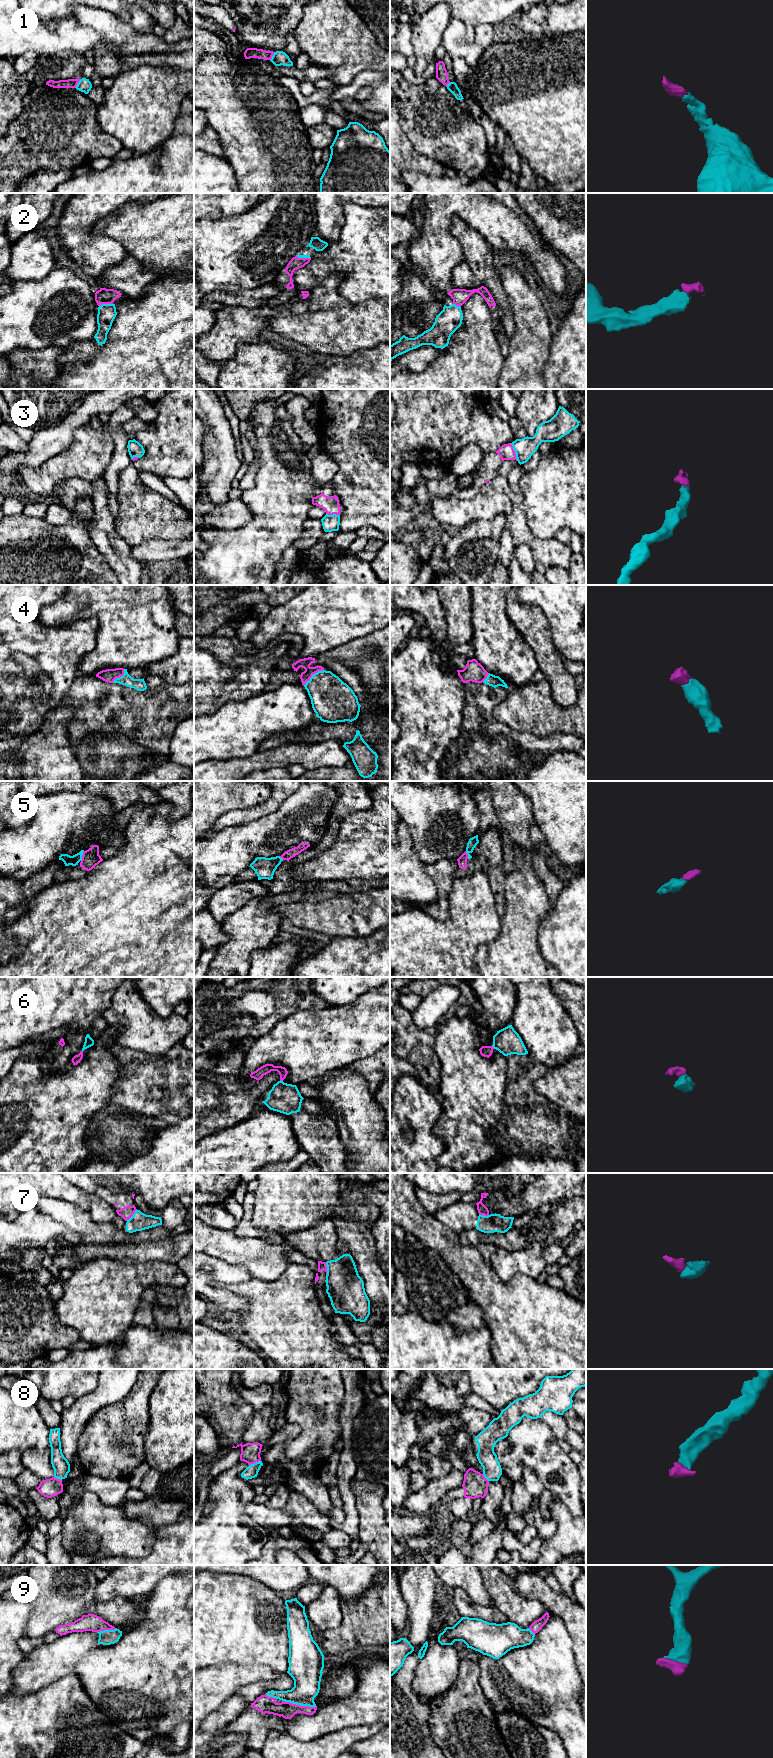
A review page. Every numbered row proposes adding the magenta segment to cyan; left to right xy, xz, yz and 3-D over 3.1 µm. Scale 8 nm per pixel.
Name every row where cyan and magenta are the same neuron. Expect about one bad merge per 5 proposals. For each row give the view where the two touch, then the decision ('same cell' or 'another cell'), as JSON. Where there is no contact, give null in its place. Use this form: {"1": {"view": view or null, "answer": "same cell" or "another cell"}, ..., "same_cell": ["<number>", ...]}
{"1": {"view": "xy", "answer": "same cell"}, "2": {"view": "xy", "answer": "same cell"}, "3": {"view": "yz", "answer": "same cell"}, "4": {"view": "xz", "answer": "same cell"}, "5": {"view": "xy", "answer": "same cell"}, "6": {"view": "yz", "answer": "same cell"}, "7": {"view": "xz", "answer": "another cell"}, "8": {"view": "xz", "answer": "same cell"}, "9": {"view": "xz", "answer": "same cell"}, "same_cell": ["1", "2", "3", "4", "5", "6", "8", "9"]}

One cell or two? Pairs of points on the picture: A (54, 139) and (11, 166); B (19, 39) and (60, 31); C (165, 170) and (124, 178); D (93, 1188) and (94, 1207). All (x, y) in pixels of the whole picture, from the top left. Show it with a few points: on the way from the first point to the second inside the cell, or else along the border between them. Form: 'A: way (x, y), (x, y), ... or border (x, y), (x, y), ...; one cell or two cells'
A: way (43, 139), (39, 139), (22, 155); one cell
B: way (29, 38), (50, 38); one cell
C: way (155, 178), (134, 178); one cell
D: border (72, 1183), (95, 1195); two cells

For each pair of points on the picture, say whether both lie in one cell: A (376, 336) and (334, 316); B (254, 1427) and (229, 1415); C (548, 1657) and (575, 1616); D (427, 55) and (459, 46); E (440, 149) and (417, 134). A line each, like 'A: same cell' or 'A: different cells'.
A: same cell
B: different cells
C: different cells
D: different cells
E: same cell

